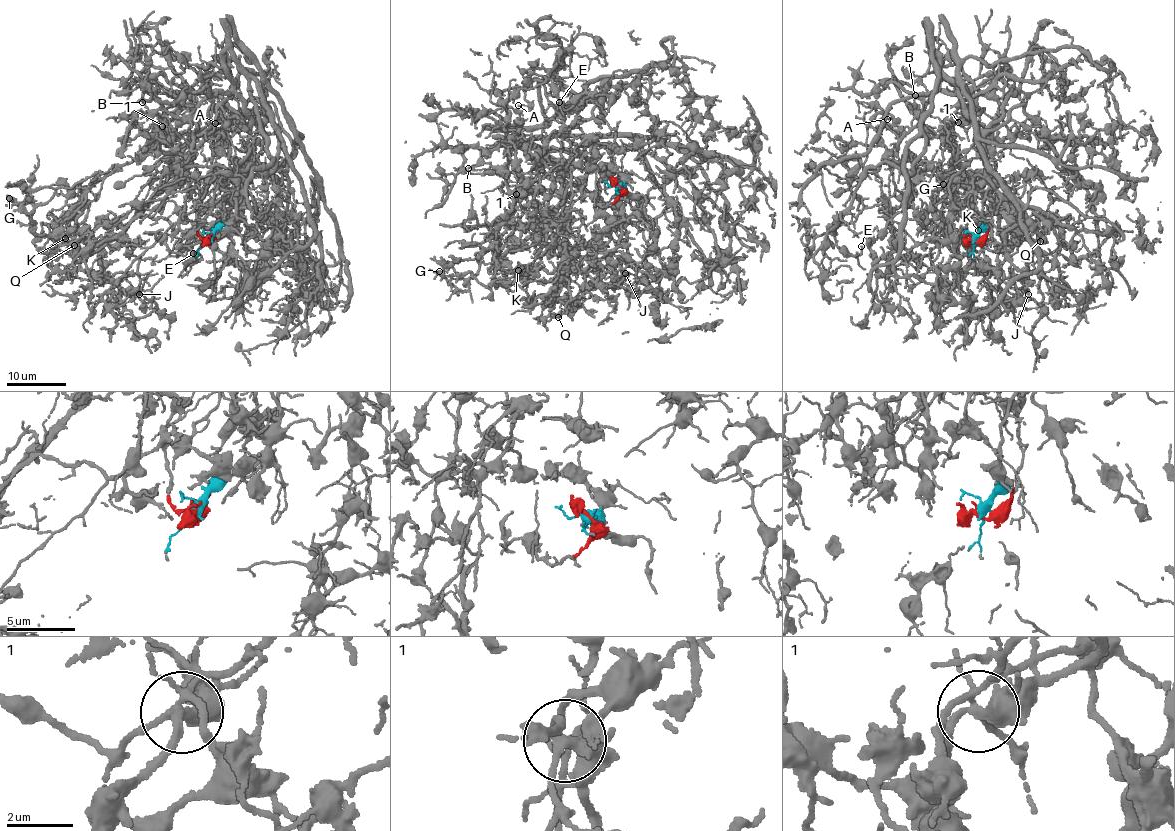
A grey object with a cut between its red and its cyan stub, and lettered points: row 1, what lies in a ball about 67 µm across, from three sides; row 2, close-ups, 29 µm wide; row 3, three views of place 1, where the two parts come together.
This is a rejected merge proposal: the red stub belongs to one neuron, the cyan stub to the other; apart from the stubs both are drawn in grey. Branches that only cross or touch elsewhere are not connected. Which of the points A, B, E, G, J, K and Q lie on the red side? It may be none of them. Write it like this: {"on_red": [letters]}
{"on_red": ["G", "J", "K", "Q"]}

